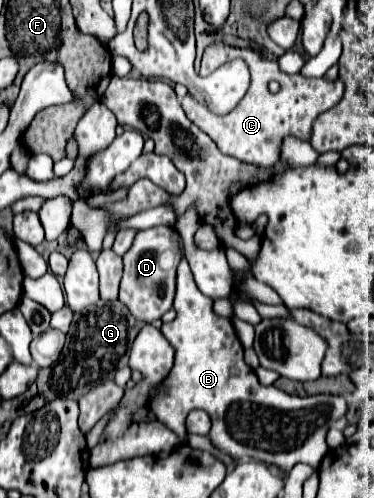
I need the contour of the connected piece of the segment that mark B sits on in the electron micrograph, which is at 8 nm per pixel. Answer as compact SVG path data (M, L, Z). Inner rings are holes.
M187 260L177 270L173 308L177 316L173 322L163 324L161 332L177 356L171 376L153 392L151 410L157 420L179 436L180 444L187 444L185 418L191 410L201 408L213 422L213 446L233 460L259 460L283 472L299 462L317 468L327 454L325 434L329 426L347 412L345 398L329 394L291 396L275 386L263 386L243 362L243 346L231 320L213 314L213 300L197 288Z

